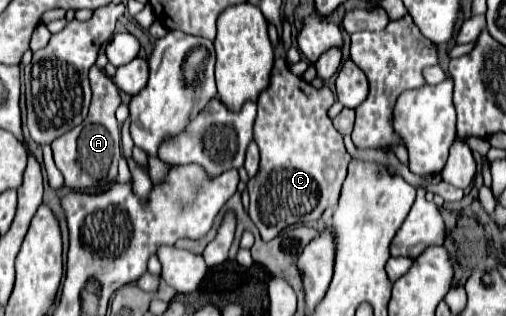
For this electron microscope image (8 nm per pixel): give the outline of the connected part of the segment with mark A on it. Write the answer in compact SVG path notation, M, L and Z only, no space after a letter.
M93 66L89 70L89 80L93 88L93 100L87 118L67 134L59 136L51 146L55 164L65 178L65 188L71 188L75 192L97 194L103 192L111 182L115 182L117 162L123 156L119 122L115 118L115 110L121 104L121 96L115 82L101 68Z

